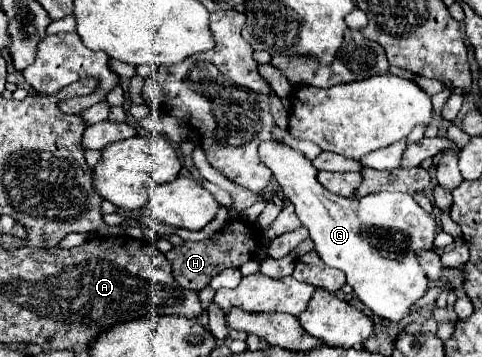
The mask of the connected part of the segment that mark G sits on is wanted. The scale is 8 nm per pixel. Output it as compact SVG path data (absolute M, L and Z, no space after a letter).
M272 139L262 141L258 147L258 155L262 163L272 171L274 179L280 183L286 199L292 201L296 207L296 215L302 225L310 231L310 239L316 245L316 253L320 259L334 269L346 273L348 285L352 285L358 299L372 309L378 317L388 321L400 321L410 313L410 307L426 293L428 279L418 265L416 253L420 249L432 249L434 243L434 219L428 215L408 193L370 193L366 197L340 197L326 191L318 179L314 165L296 149Z

